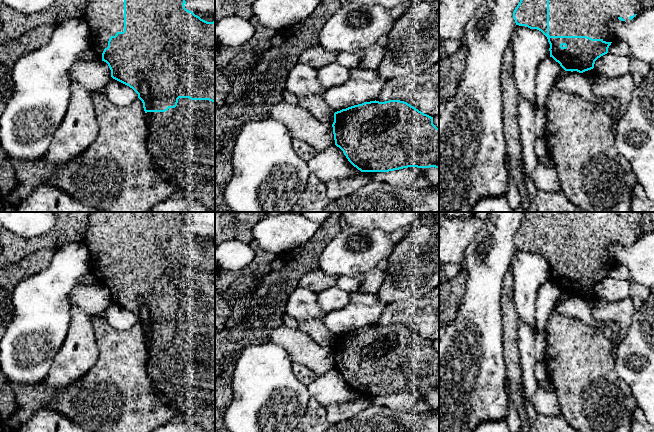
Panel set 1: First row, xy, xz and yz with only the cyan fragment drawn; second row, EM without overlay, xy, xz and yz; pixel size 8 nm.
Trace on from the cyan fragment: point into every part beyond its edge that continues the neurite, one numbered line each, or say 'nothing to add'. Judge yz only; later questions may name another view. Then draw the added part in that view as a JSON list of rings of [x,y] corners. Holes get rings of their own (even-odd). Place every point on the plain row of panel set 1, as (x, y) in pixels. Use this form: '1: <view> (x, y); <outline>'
1: yz (572, 235); [[[549,212],[549,259],[550,260],[587,260],[592,263],[602,263],[606,266],[616,264],[613,257],[608,254],[607,248],[612,244],[622,241],[626,246],[629,241],[641,234],[642,212]]]

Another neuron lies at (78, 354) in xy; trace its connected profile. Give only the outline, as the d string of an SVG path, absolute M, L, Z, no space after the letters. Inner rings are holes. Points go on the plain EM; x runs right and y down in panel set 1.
M71 305L71 321L66 339L42 381L47 388L64 389L94 366L99 351L93 320L94 316Z

